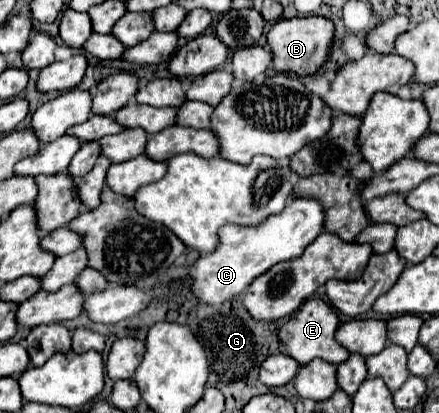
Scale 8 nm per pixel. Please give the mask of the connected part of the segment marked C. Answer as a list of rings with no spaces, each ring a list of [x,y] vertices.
[[[292,197],[288,199],[284,211],[268,215],[262,223],[252,227],[224,225],[218,231],[220,247],[216,253],[200,257],[192,267],[190,275],[194,279],[192,291],[206,303],[220,305],[226,299],[238,297],[254,277],[268,271],[274,263],[298,257],[308,243],[312,243],[324,231],[324,205],[318,199]]]

